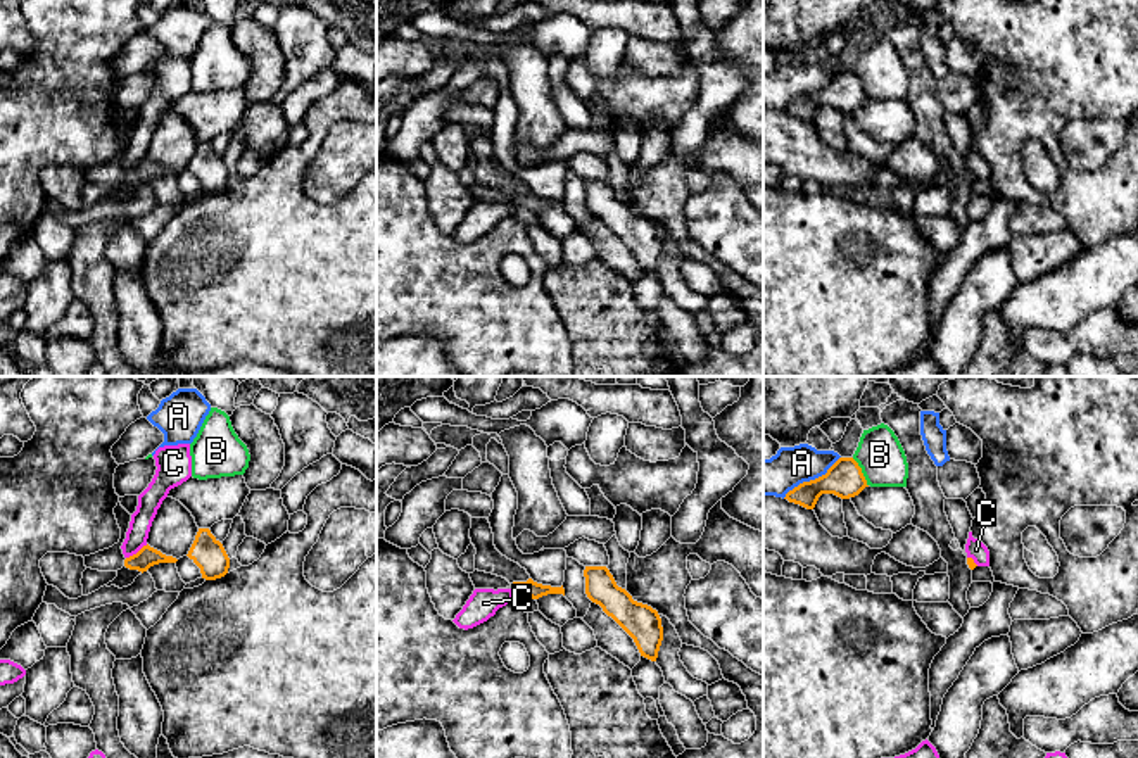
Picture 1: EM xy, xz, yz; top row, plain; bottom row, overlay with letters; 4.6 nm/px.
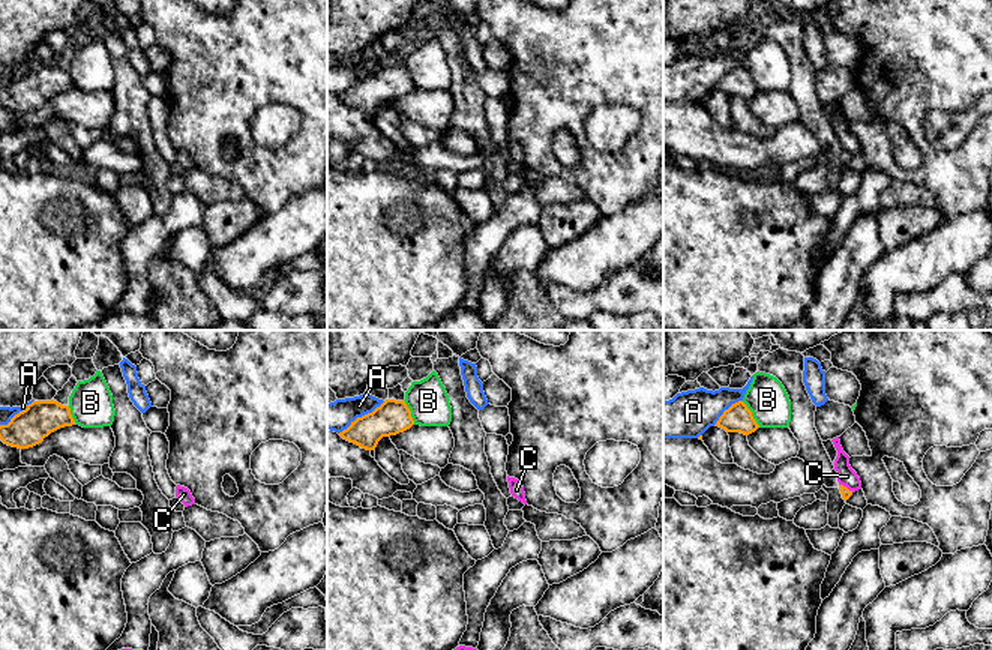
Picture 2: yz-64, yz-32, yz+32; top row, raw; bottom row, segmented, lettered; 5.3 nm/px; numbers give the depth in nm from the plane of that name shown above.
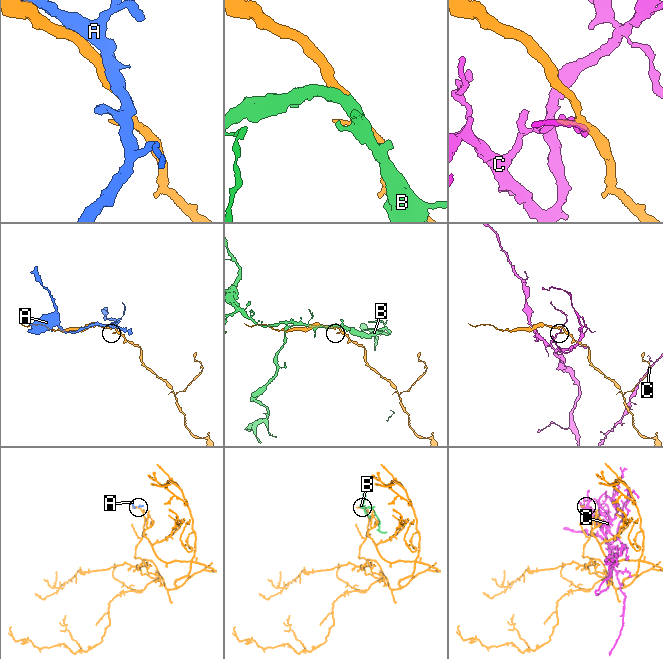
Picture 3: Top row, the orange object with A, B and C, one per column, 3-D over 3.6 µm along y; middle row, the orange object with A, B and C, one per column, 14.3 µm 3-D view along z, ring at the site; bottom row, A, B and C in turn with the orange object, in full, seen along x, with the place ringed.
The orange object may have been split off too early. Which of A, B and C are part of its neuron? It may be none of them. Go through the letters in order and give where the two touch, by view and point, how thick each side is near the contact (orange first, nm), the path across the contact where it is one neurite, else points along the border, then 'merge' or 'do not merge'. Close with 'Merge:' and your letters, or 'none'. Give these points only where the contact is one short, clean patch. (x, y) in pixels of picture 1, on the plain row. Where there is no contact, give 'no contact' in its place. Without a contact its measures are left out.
A: contact yz (812, 94); calibres 170 and 180 nm; do not merge
B: contact yz (860, 85); calibres 170 and 220 nm; do not merge
C: contact xy (139, 164); calibres 100 and 110 nm; do not merge
Merge: none

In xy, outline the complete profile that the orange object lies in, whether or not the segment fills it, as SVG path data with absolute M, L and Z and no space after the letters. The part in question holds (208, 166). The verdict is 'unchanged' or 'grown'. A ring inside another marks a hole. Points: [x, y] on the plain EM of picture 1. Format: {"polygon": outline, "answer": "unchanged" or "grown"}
{"polygon": "M199 142L187 169L200 181L205 193L216 193L228 186L230 171L209 142Z", "answer": "unchanged"}

